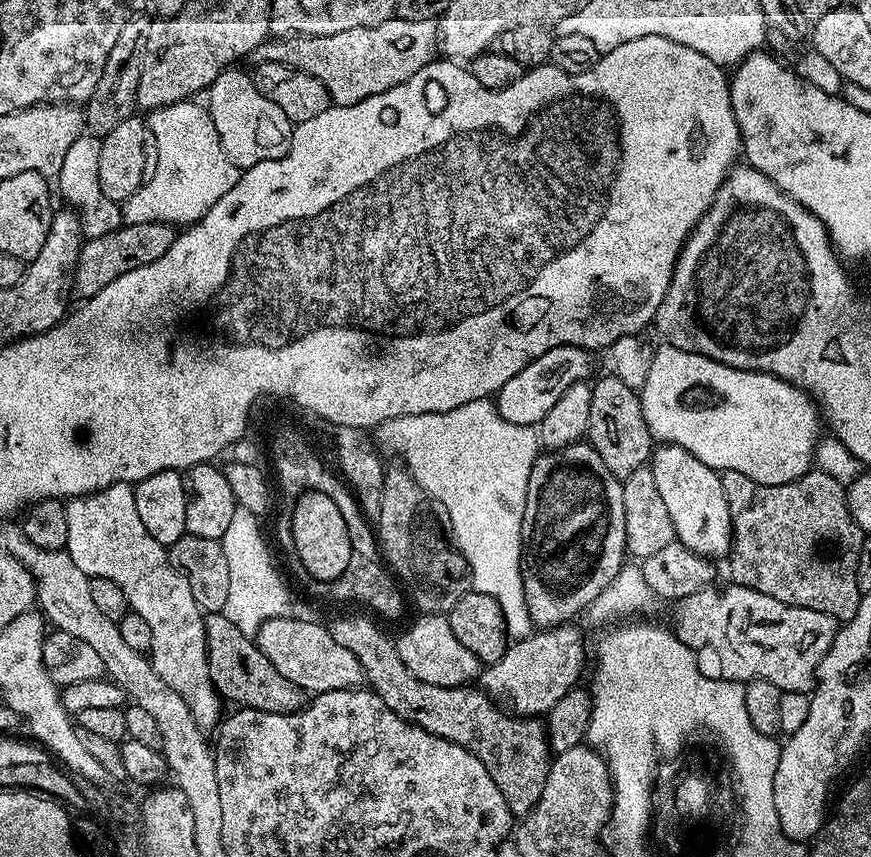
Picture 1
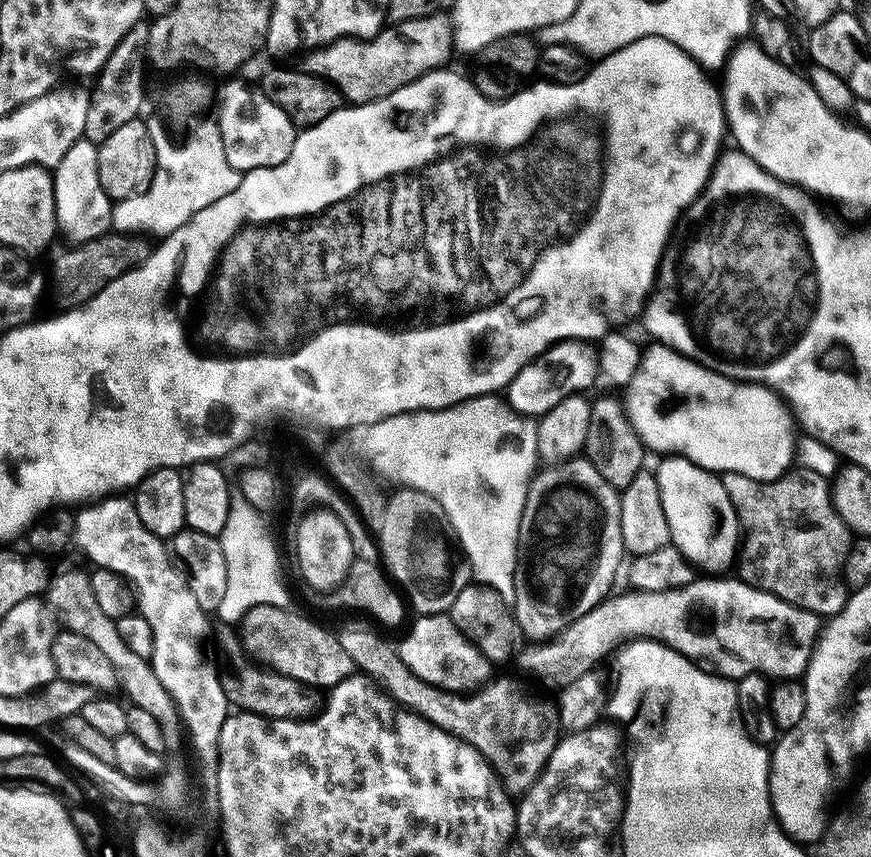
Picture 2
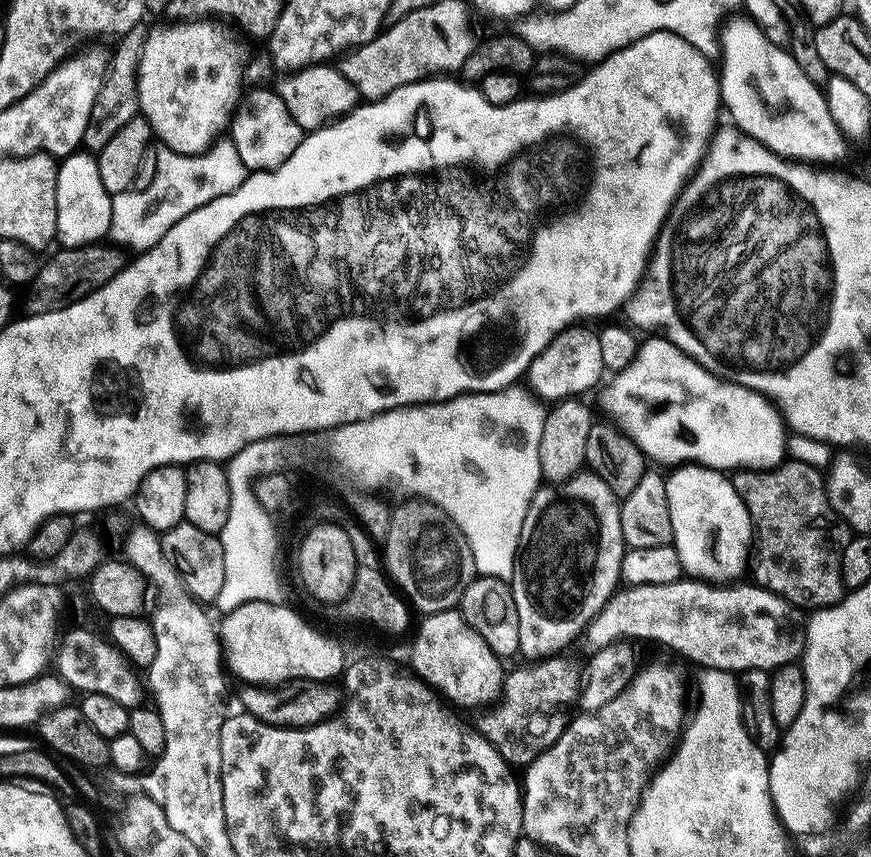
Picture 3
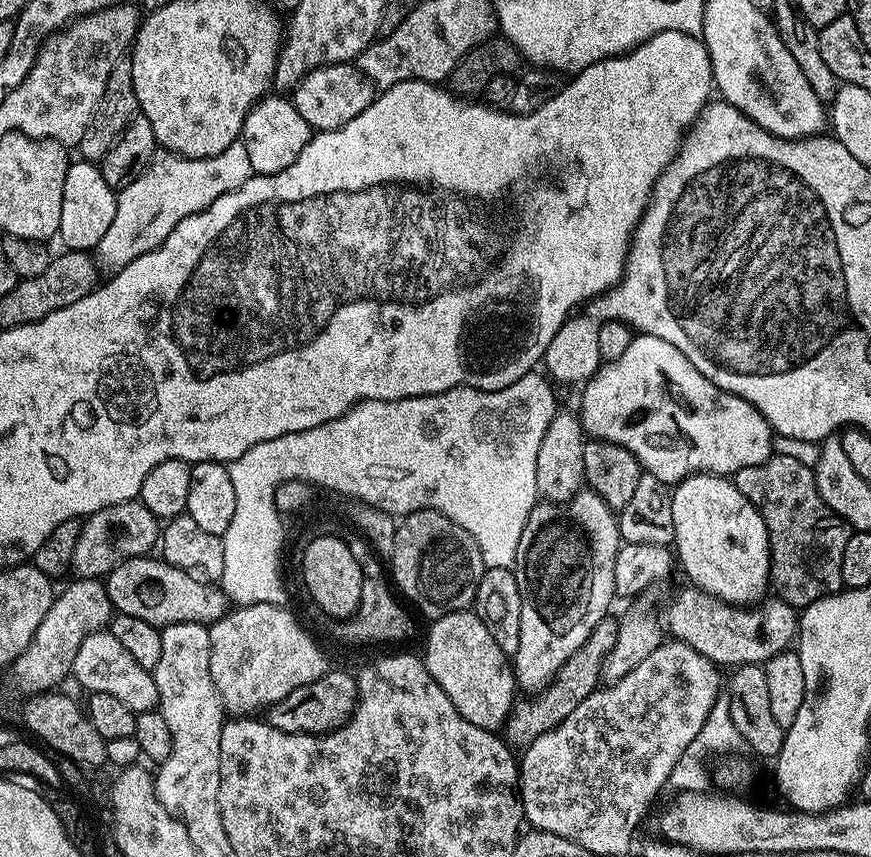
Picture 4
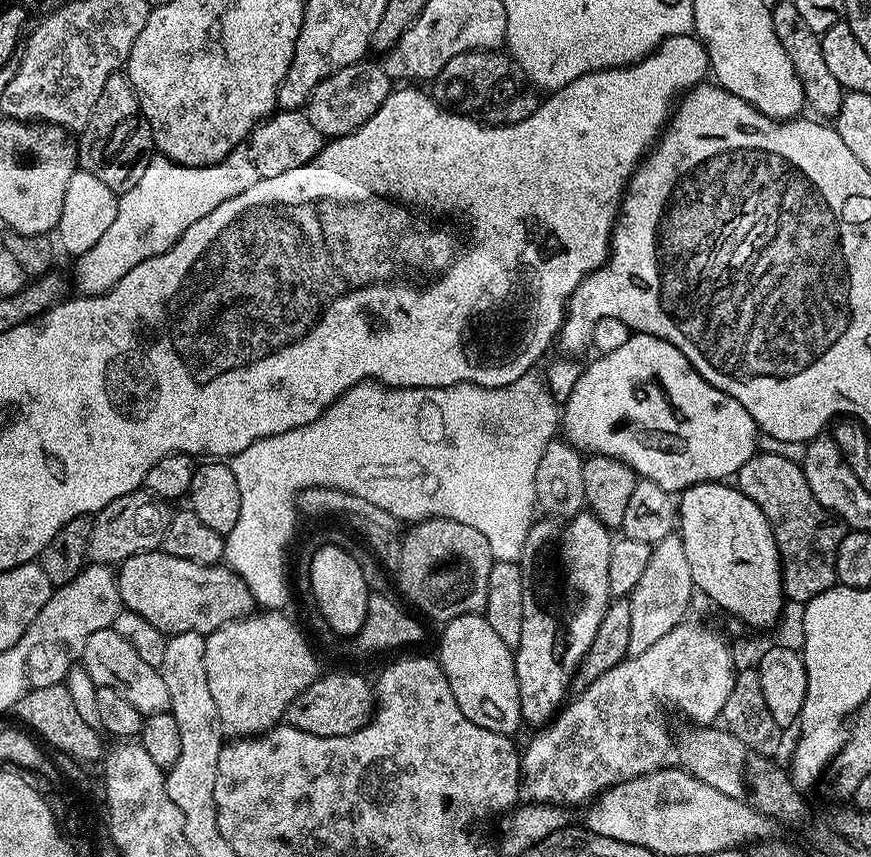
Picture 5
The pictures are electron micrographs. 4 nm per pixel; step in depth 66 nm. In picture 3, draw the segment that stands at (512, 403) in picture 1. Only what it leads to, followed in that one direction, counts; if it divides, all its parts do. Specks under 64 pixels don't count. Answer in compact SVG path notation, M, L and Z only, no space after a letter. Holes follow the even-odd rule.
M573 326L559 332L528 368L526 380L529 380L527 383L531 391L541 401L559 402L579 397L584 394L580 392L590 391L596 383L599 385L600 372L602 373L602 349L598 346L599 337L599 331L591 332L588 326Z

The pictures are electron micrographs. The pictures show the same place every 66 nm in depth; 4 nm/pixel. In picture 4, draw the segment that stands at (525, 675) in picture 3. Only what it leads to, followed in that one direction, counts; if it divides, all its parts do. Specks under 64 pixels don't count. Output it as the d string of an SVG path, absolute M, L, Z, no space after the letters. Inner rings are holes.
M606 618L594 626L590 638L558 670L558 674L552 678L552 683L539 694L529 695L529 700L517 699L512 706L512 713L508 721L504 723L502 736L513 749L523 750L529 744L540 739L542 734L554 730L564 719L573 713L582 700L595 691L601 683L604 674L604 660L608 652L614 650L614 644L618 642L620 633L619 623L615 619Z

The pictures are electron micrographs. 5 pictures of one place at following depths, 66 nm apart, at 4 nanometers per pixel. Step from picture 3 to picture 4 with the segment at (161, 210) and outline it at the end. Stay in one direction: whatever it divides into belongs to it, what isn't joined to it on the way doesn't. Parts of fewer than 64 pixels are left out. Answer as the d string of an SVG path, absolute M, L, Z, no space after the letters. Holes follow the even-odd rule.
M243 139L234 141L230 146L226 146L226 150L222 150L222 154L214 154L210 158L186 158L167 150L157 151L148 169L134 182L130 182L130 186L119 189L114 210L114 222L110 222L110 230L106 230L106 234L102 234L102 242L98 245L99 263L103 267L105 264L106 267L112 268L108 270L124 268L130 262L134 262L134 258L157 248L168 237L170 230L174 230L174 226L178 226L178 222L182 222L182 218L202 211L206 206L210 206L210 202L222 198L222 194L238 190L253 174Z

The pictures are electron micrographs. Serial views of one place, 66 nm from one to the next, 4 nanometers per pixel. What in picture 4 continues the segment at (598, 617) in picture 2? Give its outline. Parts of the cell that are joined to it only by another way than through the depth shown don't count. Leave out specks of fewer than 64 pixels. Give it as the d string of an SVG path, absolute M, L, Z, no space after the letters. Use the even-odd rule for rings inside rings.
M687 587L669 602L668 609L662 615L663 623L669 633L673 632L671 635L675 639L683 640L715 665L763 665L774 658L774 654L787 652L793 647L798 636L798 612L786 601L768 598L751 608L727 604L701 588Z

